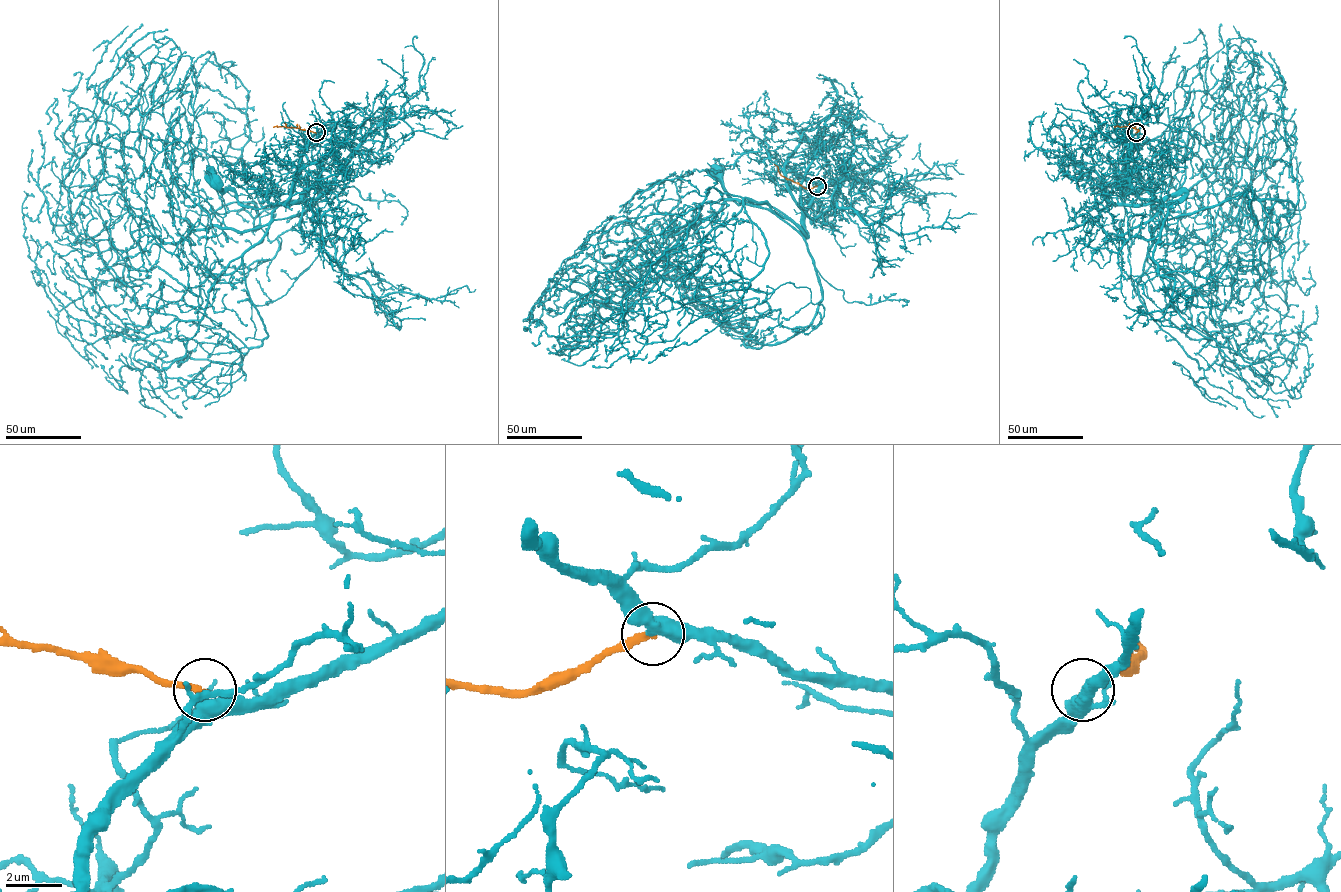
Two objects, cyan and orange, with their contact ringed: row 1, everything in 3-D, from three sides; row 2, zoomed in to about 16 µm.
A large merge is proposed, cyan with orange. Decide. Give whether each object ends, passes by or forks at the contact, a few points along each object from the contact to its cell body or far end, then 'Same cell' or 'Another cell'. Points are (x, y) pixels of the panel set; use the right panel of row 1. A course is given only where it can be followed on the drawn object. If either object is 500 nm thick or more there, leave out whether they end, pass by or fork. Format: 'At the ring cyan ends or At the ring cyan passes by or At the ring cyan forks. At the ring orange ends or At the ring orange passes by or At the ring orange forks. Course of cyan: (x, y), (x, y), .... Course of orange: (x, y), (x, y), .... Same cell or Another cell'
At the ring cyan passes by. At the ring orange ends. Course of cyan: (1135, 133), (1125, 158), (1121, 199), (1147, 204), (1185, 193), (1154, 209), (1151, 192), (1120, 183). Course of orange: (1136, 133), (1139, 130), (1134, 128), (1114, 127). Same cell

